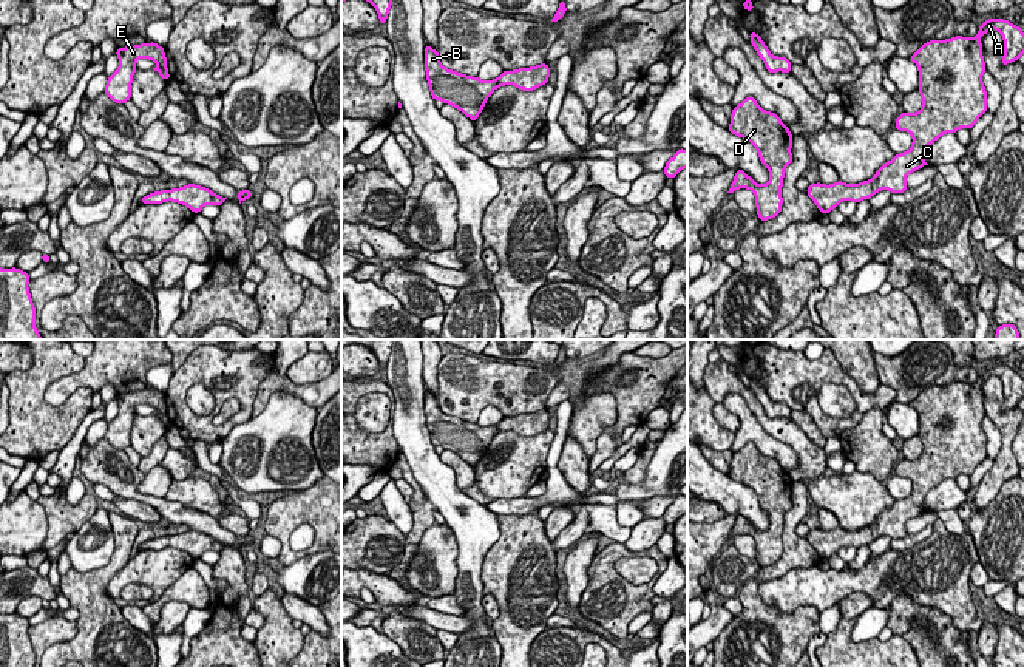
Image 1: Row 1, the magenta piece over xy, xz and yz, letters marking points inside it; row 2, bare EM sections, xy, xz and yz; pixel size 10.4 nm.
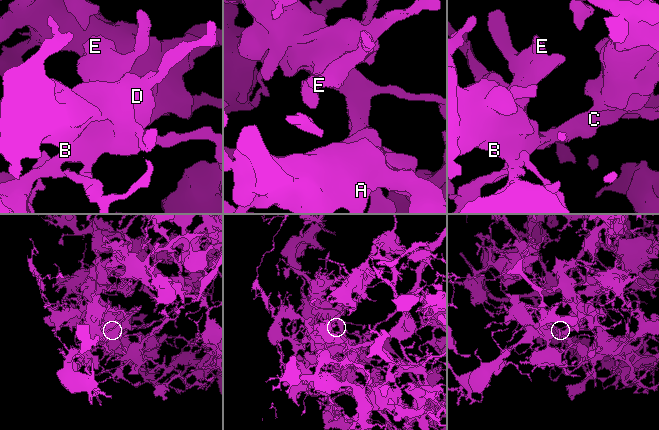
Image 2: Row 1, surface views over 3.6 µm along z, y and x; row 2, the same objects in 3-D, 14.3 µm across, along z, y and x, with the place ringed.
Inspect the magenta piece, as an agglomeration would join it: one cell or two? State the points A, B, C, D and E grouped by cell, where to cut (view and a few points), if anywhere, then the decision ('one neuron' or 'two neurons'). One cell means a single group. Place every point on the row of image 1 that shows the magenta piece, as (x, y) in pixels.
A B C D E | no cut | one neuron

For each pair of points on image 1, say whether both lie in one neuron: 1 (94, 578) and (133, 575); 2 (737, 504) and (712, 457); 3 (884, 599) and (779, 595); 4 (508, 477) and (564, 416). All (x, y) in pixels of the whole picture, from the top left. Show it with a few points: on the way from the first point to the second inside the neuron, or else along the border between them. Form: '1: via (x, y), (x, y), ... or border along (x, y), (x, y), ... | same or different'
1: border along (132, 558), (107, 584), (107, 593), (118, 607) | different
2: border along (703, 454), (717, 470), (726, 474) | different
3: via (857, 584), (805, 587) | same
4: border along (555, 433), (545, 468) | different

